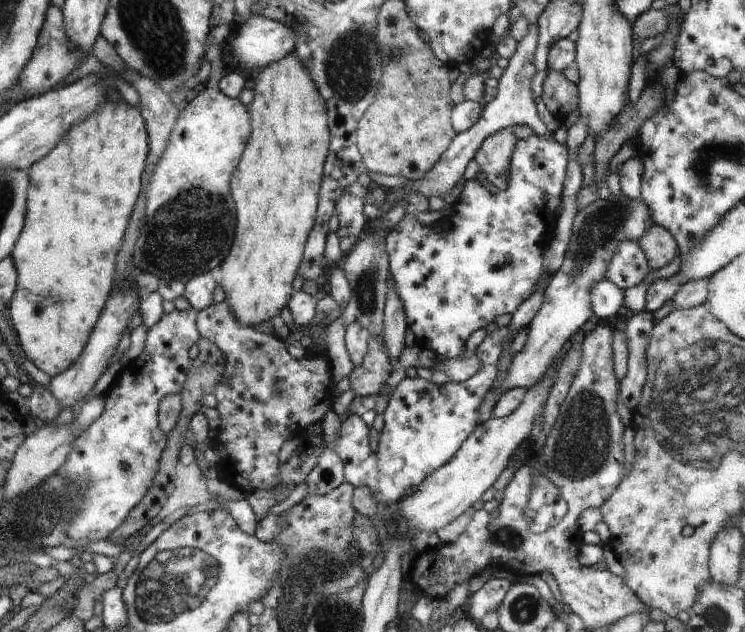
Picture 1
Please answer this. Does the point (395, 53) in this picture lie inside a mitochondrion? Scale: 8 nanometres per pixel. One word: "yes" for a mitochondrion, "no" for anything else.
yes

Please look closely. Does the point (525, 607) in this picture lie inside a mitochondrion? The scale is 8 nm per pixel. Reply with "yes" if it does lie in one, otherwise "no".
yes

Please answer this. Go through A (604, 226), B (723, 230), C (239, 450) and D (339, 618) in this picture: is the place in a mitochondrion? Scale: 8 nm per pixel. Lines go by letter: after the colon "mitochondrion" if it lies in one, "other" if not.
A: mitochondrion
B: other
C: other
D: mitochondrion

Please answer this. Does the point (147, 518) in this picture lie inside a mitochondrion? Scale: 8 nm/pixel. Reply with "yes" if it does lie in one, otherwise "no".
no

